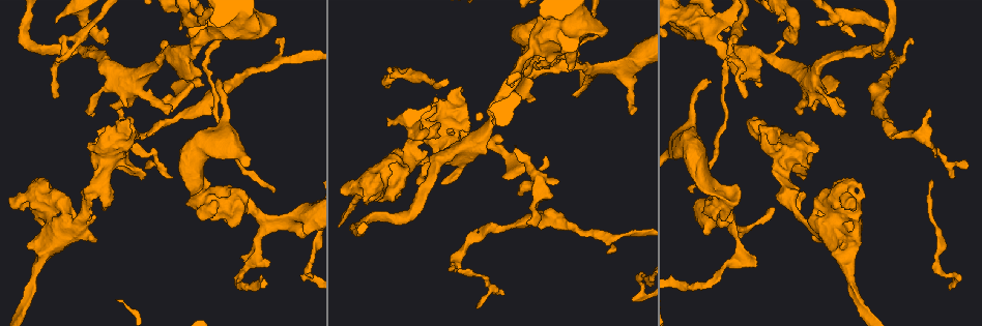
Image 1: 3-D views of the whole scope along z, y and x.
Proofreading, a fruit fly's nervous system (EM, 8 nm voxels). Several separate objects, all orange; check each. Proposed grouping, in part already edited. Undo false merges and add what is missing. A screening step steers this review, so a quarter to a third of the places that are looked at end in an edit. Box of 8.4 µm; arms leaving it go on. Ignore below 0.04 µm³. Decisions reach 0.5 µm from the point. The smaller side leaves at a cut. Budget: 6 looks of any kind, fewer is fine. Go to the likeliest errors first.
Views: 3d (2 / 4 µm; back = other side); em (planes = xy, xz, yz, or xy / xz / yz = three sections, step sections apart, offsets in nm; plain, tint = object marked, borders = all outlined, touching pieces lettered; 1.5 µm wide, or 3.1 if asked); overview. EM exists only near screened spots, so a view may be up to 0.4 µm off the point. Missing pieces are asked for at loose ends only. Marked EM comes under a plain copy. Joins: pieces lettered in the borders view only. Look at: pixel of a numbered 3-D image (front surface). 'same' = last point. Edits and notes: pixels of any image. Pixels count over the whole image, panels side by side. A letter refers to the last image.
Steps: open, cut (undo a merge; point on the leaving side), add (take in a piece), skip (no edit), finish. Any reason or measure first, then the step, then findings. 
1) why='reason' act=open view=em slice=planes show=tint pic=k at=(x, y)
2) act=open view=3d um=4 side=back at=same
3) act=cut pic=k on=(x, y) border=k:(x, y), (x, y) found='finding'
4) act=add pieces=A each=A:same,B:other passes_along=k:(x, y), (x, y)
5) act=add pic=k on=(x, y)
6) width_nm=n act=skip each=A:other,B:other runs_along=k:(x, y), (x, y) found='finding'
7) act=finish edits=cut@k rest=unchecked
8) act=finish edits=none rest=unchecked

why='branch stops here' act=open view=3d um=2 pic=1 at=(171, 177)

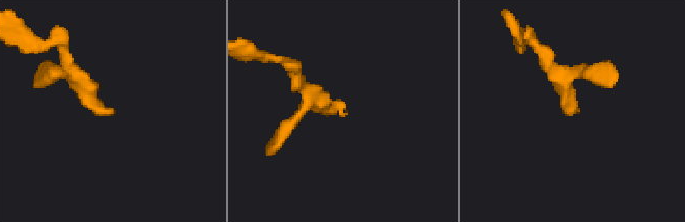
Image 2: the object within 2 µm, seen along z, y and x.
why='now the EM' act=open view=em slice=xy step=4 show=borders pic=2 at=(579, 110)

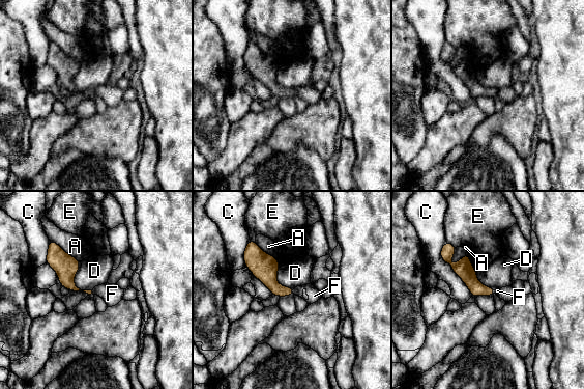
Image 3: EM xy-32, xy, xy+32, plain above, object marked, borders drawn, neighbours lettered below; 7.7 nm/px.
longest_contact=C:460nm act=skip each=A:other,C:other,D:other,E:other,F:other runs_along=3:(445, 250), (453, 267), (492, 292) found='no lettered piece goes on from it'

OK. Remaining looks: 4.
why='an open end' act=open view=3d um=4 pic=1 at=(535, 98)

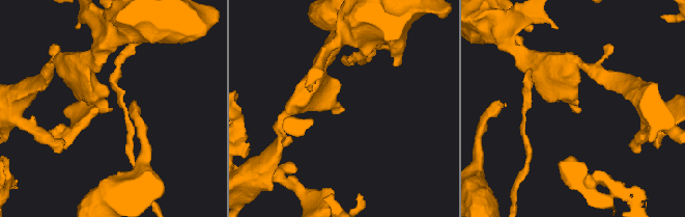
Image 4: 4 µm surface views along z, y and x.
act=open view=em slice=xy step=4 show=borders pic=4 at=(112, 108)

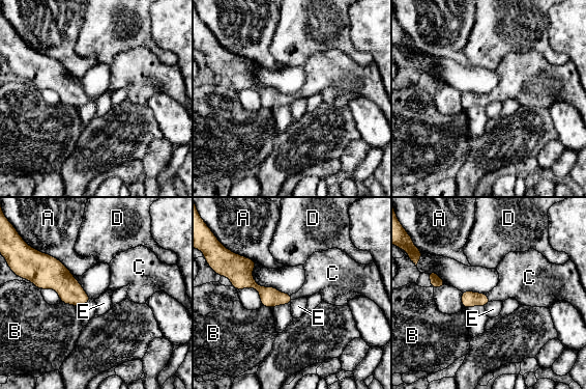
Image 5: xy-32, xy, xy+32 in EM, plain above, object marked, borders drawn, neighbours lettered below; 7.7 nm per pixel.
longest_contact=A:320nm act=add pieces=C each=A:other,B:other,C:same,D:other,E:other passes_along=5:(469, 299), (488, 298), (515, 280) found='it goes on there'

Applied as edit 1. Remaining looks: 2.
act=finish edits=add@5 rest=unchecked

